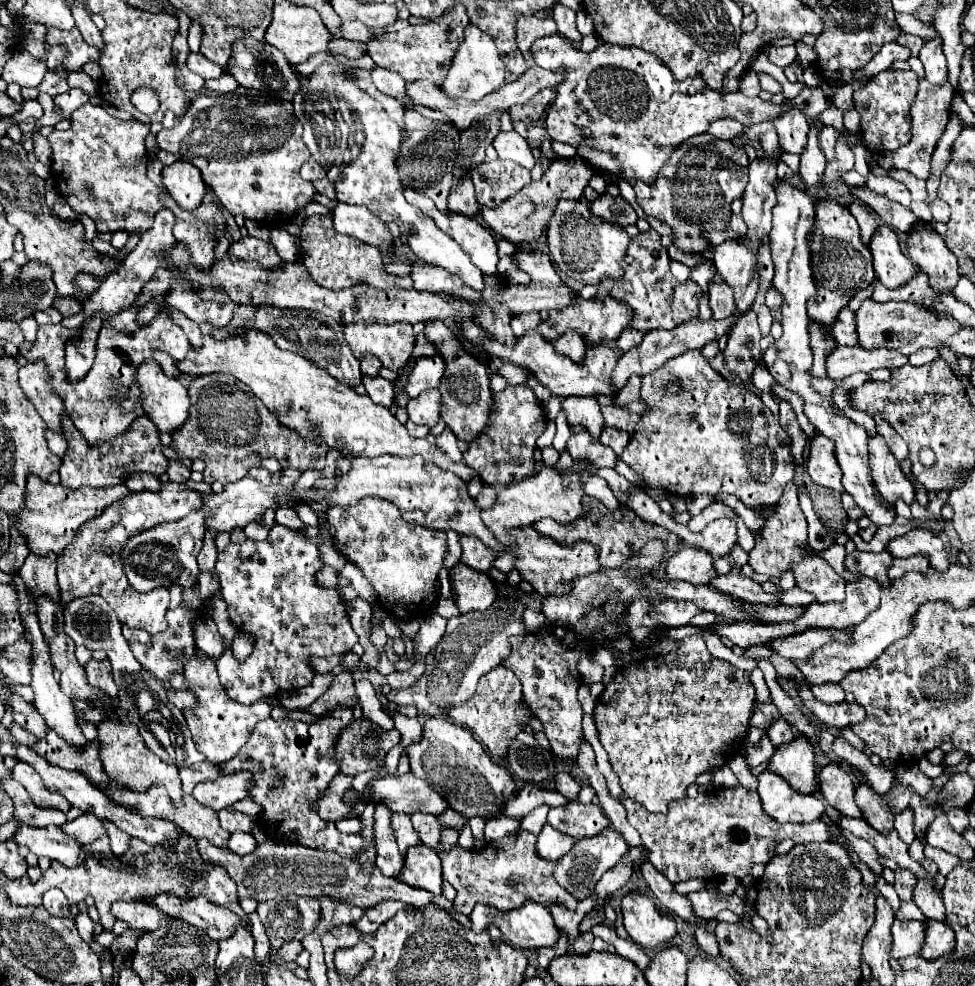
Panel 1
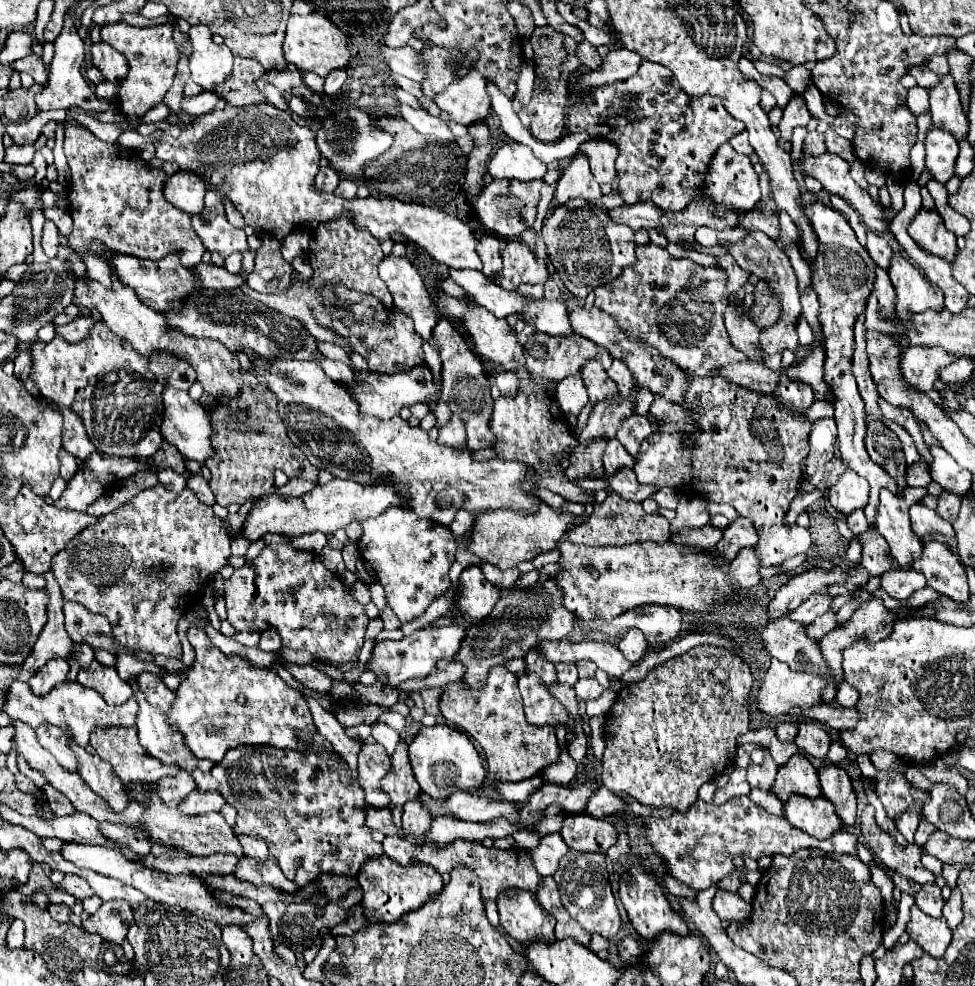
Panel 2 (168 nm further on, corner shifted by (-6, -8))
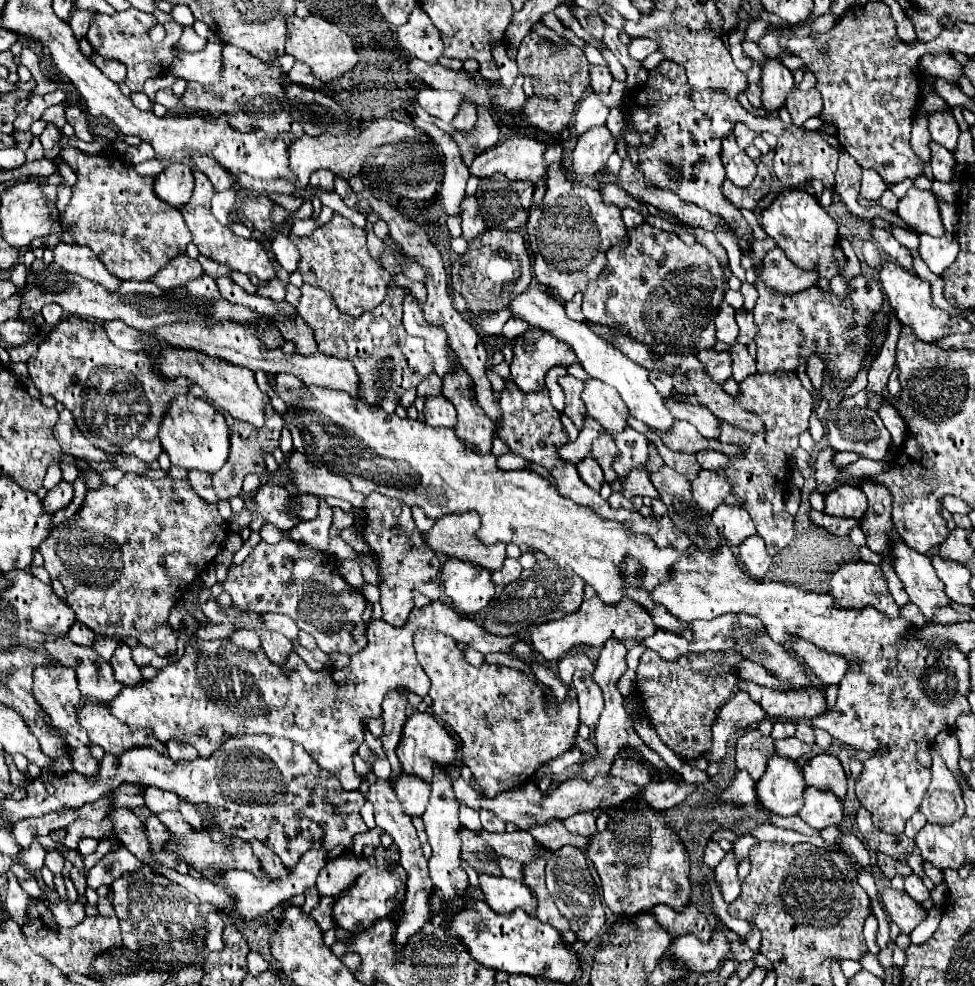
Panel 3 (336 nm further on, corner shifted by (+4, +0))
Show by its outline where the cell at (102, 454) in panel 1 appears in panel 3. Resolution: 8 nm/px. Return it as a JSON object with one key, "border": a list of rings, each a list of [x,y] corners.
{"border":[[[59,482],[53,490],[49,490],[47,492],[47,496],[43,498],[43,508],[45,508],[45,512],[57,512],[59,508],[65,508],[65,506],[69,506],[69,502],[71,502],[71,498],[73,498],[73,484],[69,484],[69,482]]]}

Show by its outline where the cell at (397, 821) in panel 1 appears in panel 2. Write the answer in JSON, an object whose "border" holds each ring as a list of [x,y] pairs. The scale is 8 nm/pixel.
{"border":[[[413,800],[403,806],[403,828],[407,832],[407,840],[415,844],[417,836],[423,836],[425,828],[429,828],[431,814],[425,808],[423,800]]]}

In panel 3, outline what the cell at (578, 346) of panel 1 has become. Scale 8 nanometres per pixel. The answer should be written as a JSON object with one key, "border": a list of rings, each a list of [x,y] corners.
{"border":[[[583,380],[583,402],[587,406],[587,414],[603,424],[609,434],[617,434],[627,426],[627,406],[623,404],[619,392],[609,388],[599,380]]]}

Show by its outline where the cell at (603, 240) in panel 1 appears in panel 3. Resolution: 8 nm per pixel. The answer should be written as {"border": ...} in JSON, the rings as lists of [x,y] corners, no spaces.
{"border":[[[555,162],[547,172],[547,194],[539,208],[531,208],[527,234],[535,254],[535,276],[541,284],[555,288],[563,300],[571,300],[595,280],[607,264],[605,252],[613,246],[627,244],[627,228],[621,220],[621,210],[613,204],[603,204],[601,192],[577,182],[569,182],[561,164]]]}

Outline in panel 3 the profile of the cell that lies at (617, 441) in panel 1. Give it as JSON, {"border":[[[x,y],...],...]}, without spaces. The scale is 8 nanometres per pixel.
{"border":[[[603,434],[599,440],[595,440],[595,444],[591,446],[591,456],[599,462],[601,470],[605,472],[605,480],[607,482],[613,482],[617,476],[615,476],[615,470],[611,468],[611,464],[615,462],[615,456],[617,456],[617,446],[613,442],[613,436],[607,436]]]}

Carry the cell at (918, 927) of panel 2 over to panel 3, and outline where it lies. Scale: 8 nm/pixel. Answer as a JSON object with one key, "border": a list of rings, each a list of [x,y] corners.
{"border":[[[885,888],[881,892],[881,902],[887,908],[891,922],[895,922],[903,934],[911,934],[911,930],[927,918],[927,910],[921,904],[915,904],[907,892]]]}

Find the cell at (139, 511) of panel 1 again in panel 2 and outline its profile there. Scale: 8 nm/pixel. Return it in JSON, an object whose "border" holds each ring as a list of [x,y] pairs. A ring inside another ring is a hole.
{"border":[[[161,484],[139,492],[117,510],[99,516],[99,520],[81,530],[65,548],[53,556],[51,572],[61,586],[65,600],[75,600],[93,614],[103,614],[115,626],[115,640],[123,648],[147,650],[167,658],[181,658],[181,642],[177,636],[177,622],[195,600],[201,600],[205,582],[217,574],[231,556],[229,530],[223,520],[215,516],[211,506],[201,504],[189,488],[169,492]],[[163,566],[165,574],[149,574],[151,568]]]}

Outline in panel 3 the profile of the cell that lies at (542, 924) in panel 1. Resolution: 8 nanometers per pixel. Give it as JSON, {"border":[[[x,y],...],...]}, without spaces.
{"border":[[[479,876],[485,902],[497,914],[511,914],[517,908],[529,916],[535,914],[535,896],[521,880],[509,880],[505,876]]]}

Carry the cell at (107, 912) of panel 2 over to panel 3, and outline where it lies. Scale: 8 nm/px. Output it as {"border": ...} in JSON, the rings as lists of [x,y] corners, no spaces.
{"border":[[[57,902],[57,904],[49,904],[55,922],[59,926],[77,926],[85,920],[85,906],[81,902],[75,904],[67,904],[67,902]]]}

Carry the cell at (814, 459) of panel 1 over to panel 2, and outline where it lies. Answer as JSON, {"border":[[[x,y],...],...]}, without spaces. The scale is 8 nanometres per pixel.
{"border":[[[845,472],[829,492],[829,502],[841,514],[849,516],[853,510],[863,510],[869,502],[869,484],[855,472]]]}

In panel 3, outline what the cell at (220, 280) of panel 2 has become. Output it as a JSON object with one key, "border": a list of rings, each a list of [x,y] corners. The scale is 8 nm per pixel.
{"border":[[[179,254],[177,258],[169,260],[169,264],[163,270],[159,270],[151,280],[159,288],[177,288],[201,276],[203,276],[203,270],[199,260],[191,260],[187,254]]]}

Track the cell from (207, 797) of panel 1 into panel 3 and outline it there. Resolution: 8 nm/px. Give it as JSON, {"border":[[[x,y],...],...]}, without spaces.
{"border":[[[147,788],[145,802],[153,814],[161,814],[161,812],[169,812],[169,810],[177,812],[181,800],[179,800],[179,796],[171,794],[171,792],[163,792],[161,788]]]}

